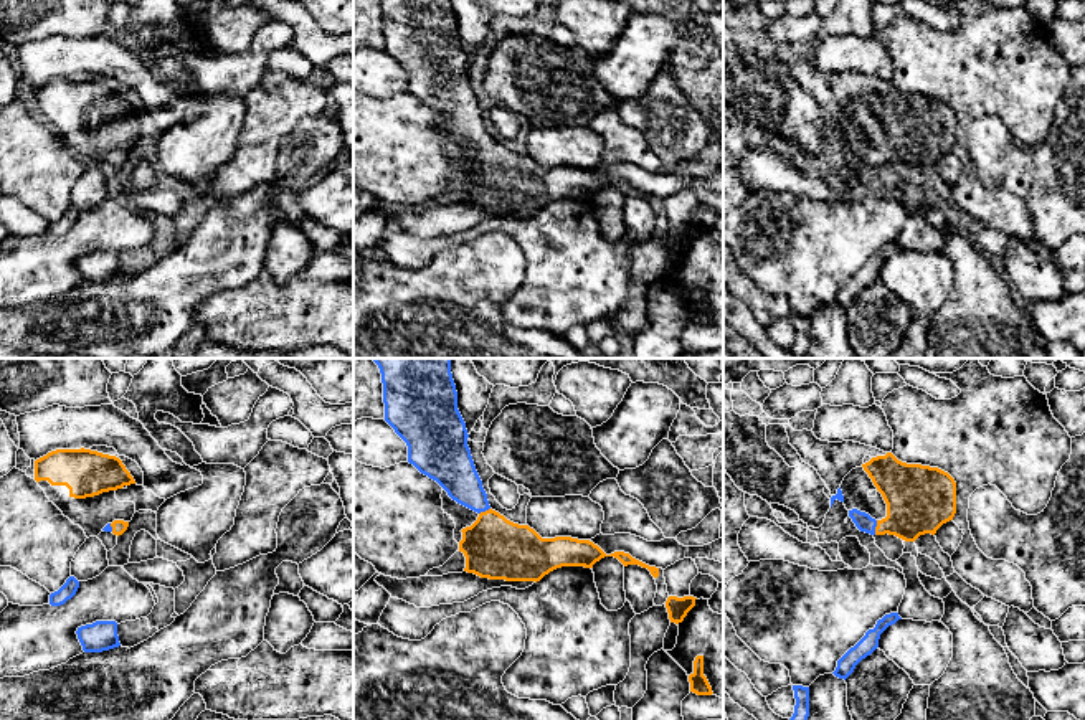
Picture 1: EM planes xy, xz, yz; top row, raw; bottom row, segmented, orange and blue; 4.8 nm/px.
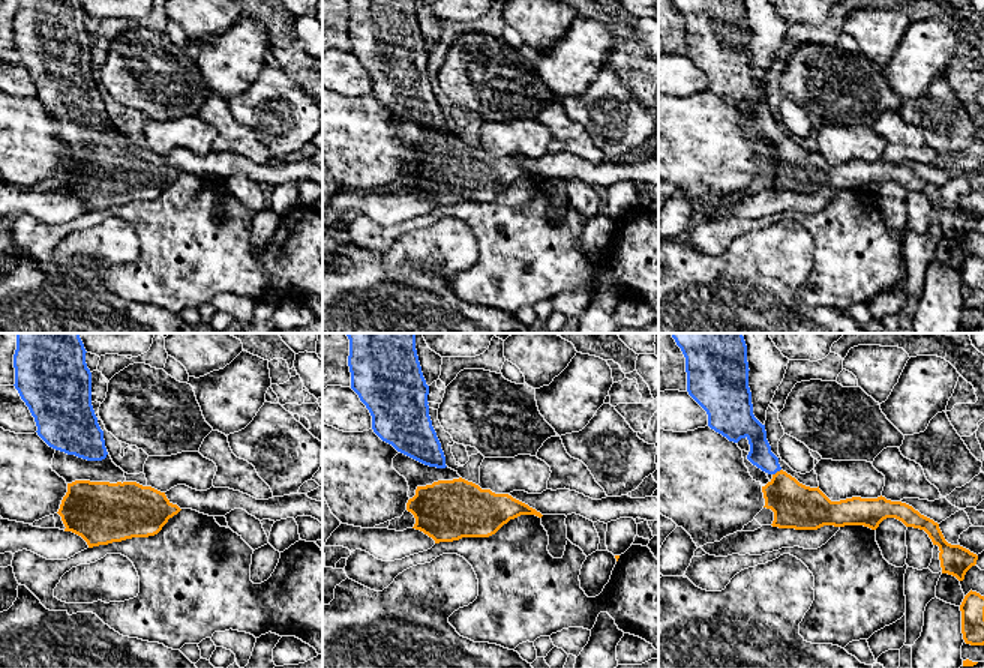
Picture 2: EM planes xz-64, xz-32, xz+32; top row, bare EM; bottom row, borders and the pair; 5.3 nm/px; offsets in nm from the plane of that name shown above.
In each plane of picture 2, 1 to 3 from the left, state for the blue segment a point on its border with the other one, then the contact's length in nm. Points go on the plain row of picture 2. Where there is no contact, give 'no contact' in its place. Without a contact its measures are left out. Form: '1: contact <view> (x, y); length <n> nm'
1: no contact
2: no contact
3: contact xz+32 (777, 135); length 60 nm

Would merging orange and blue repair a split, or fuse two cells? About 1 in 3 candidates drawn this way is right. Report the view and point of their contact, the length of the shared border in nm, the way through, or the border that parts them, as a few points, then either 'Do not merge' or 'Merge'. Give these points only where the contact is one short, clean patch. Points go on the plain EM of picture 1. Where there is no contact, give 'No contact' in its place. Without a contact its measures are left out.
Touches orange at yz (876, 157). Shared border 70 nm. Merge

